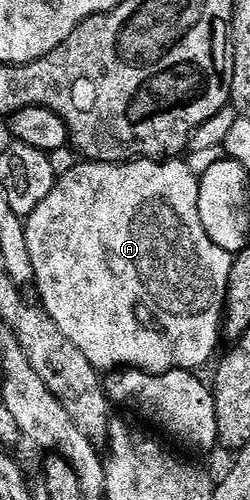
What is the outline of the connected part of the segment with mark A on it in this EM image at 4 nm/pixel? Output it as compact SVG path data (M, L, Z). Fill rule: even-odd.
M136 158L121 164L97 164L79 162L75 169L58 177L55 188L35 210L26 217L25 225L29 254L35 271L34 287L39 287L38 299L41 307L53 318L53 322L91 360L96 370L114 370L121 367L144 368L147 372L171 372L174 368L199 370L202 364L211 360L215 347L221 344L223 303L227 297L227 283L233 256L217 246L201 222L198 210L200 177L191 171L189 165L179 158L149 160Z

